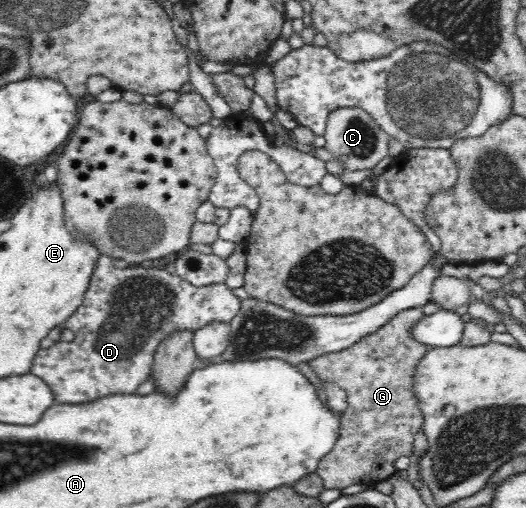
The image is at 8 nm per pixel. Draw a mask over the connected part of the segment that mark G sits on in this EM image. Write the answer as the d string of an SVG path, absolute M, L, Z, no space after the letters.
M414 307L414 309L404 309L404 312L397 314L391 321L384 325L381 329L378 329L374 334L364 336L359 343L344 349L343 351L337 353L330 353L328 355L322 355L321 357L316 357L316 359L312 359L307 361L308 365L312 367L314 373L320 378L320 380L324 380L330 383L334 383L334 385L338 385L340 389L343 389L347 395L347 409L340 417L340 429L339 429L339 438L335 441L334 448L331 453L328 453L325 457L320 459L320 465L317 467L316 473L320 478L322 478L322 482L324 482L324 489L340 489L342 490L344 487L348 487L348 485L358 485L359 484L370 484L373 485L380 481L388 480L388 477L392 476L394 471L397 471L394 463L401 457L409 457L414 451L414 437L416 437L416 433L418 431L423 431L422 427L424 427L424 422L422 422L422 410L420 410L420 406L418 406L418 399L414 397L415 392L413 391L415 370L418 361L422 360L429 351L430 347L426 346L424 343L418 342L414 336L412 336L413 328L416 326L416 323L419 323L425 315L422 311L422 308Z

